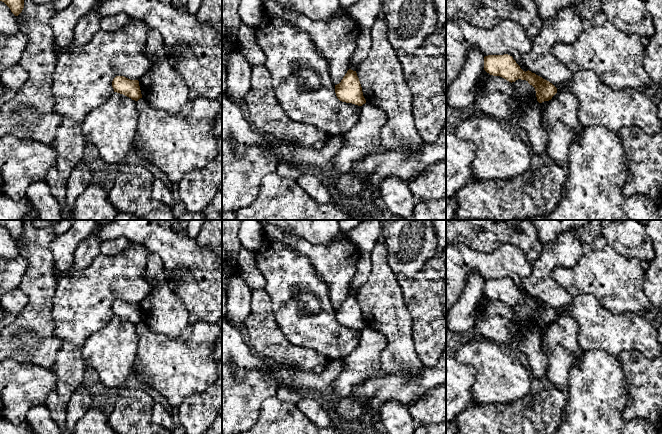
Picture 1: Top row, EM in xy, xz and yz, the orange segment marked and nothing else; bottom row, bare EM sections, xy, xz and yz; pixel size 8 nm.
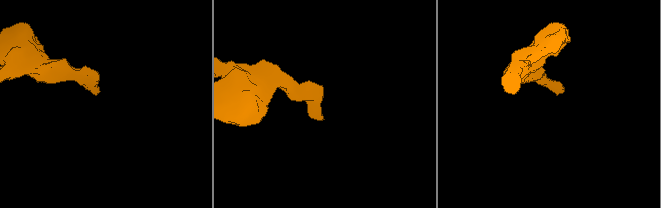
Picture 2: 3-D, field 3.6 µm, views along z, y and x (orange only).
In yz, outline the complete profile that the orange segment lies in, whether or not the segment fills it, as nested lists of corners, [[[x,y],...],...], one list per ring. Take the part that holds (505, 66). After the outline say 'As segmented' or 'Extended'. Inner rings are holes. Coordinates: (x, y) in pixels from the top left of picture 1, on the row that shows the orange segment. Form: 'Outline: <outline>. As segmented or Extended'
Outline: [[[508,54],[485,56],[484,70],[490,75],[500,76],[511,83],[518,79],[526,80],[535,88],[539,103],[551,100],[557,93],[557,88],[552,83],[529,70],[523,71],[513,57]]]. As segmented

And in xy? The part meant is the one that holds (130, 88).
Outline: [[[116,76],[112,81],[114,92],[123,94],[132,100],[138,101],[142,98],[139,81],[130,80],[124,76]]]. As segmented

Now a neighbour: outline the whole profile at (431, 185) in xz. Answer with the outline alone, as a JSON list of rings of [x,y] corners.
[[[446,159],[431,167],[417,178],[408,182],[409,189],[417,202],[437,201],[446,198]]]

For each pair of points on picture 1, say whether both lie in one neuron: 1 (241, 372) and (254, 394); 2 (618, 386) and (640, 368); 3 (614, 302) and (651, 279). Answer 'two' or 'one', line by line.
1: two
2: two
3: two

